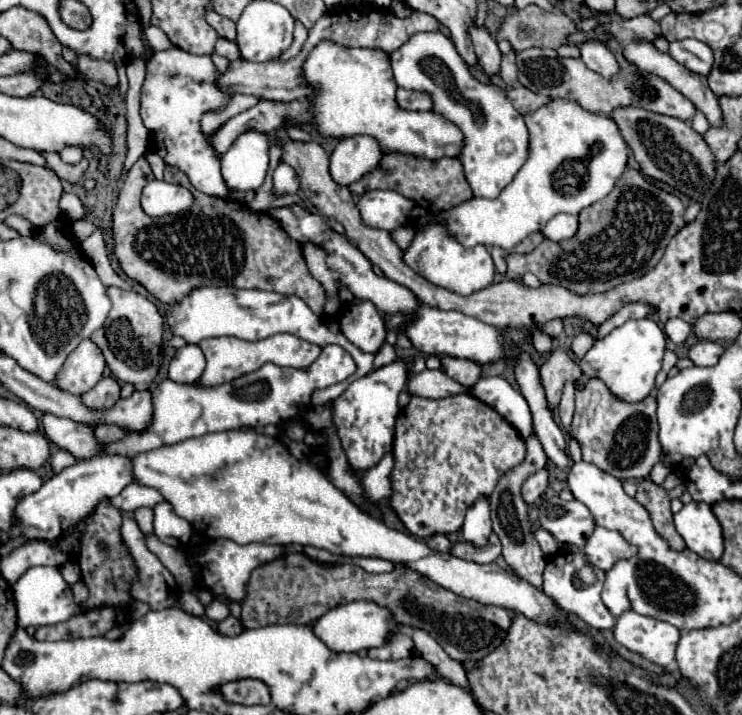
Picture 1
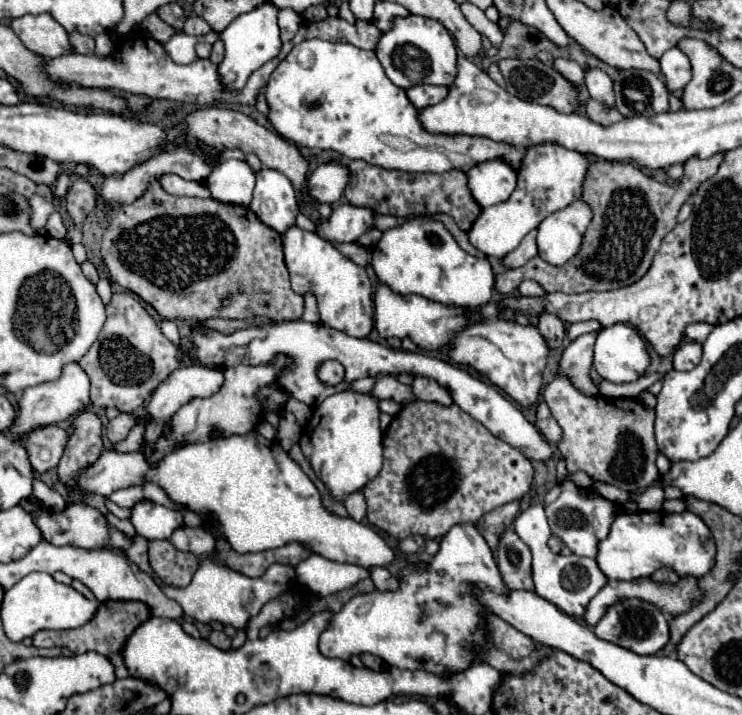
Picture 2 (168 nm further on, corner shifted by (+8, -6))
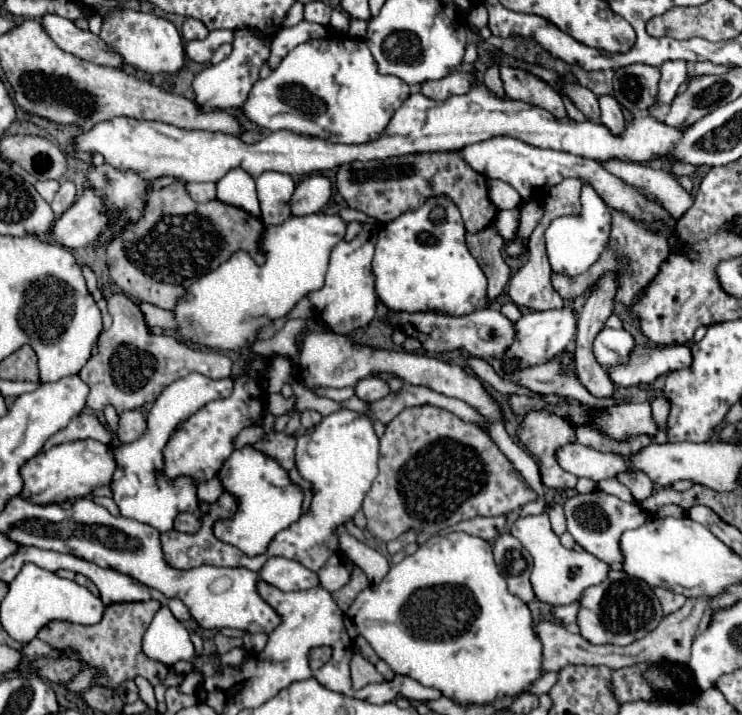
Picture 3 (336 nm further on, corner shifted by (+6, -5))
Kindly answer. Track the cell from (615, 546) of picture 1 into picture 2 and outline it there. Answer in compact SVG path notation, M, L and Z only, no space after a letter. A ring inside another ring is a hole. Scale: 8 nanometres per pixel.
M664 511L624 513L612 523L608 539L600 543L596 561L606 577L614 581L646 579L662 567L672 569L680 579L702 579L716 565L716 545L706 523L690 511L676 515L668 515Z

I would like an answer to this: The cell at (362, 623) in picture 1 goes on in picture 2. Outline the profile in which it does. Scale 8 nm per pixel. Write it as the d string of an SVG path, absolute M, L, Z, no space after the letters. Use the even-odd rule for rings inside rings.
M474 523L462 525L460 529L450 529L448 535L440 539L438 553L426 565L408 565L398 575L396 591L370 591L354 595L340 613L332 617L326 631L320 635L320 653L324 657L350 659L352 655L372 653L384 659L388 665L400 669L424 669L434 675L454 675L466 671L468 667L480 663L480 655L488 649L492 631L488 629L488 617L494 615L486 601L486 593L506 593L506 585L496 567L492 551L484 537L478 533Z

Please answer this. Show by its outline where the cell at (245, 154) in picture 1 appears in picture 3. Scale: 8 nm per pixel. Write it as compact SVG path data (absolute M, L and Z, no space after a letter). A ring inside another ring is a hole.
M242 168L230 170L224 178L216 182L216 198L230 206L238 206L254 216L260 216L254 178Z

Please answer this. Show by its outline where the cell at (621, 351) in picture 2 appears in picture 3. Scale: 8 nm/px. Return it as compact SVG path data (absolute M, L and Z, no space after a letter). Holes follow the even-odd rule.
M604 328L594 340L594 356L598 364L604 368L628 364L632 350L634 350L634 338L624 328L622 330Z

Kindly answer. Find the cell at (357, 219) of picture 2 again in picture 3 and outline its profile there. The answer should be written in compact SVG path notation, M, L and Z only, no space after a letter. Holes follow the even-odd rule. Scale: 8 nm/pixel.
M340 214L294 216L282 226L266 226L262 252L266 262L256 266L248 254L234 254L230 262L218 266L190 286L184 300L178 300L174 314L180 322L178 332L186 342L196 342L220 350L242 350L254 340L254 332L266 324L258 318L274 320L292 310L310 290L322 288L330 248L344 240L346 220Z

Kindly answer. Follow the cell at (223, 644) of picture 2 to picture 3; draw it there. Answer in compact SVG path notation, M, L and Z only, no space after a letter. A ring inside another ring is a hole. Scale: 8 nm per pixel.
M218 632L218 634L214 636L214 644L216 644L218 654L226 654L226 652L230 652L232 648L242 646L242 638L226 638L224 634Z

